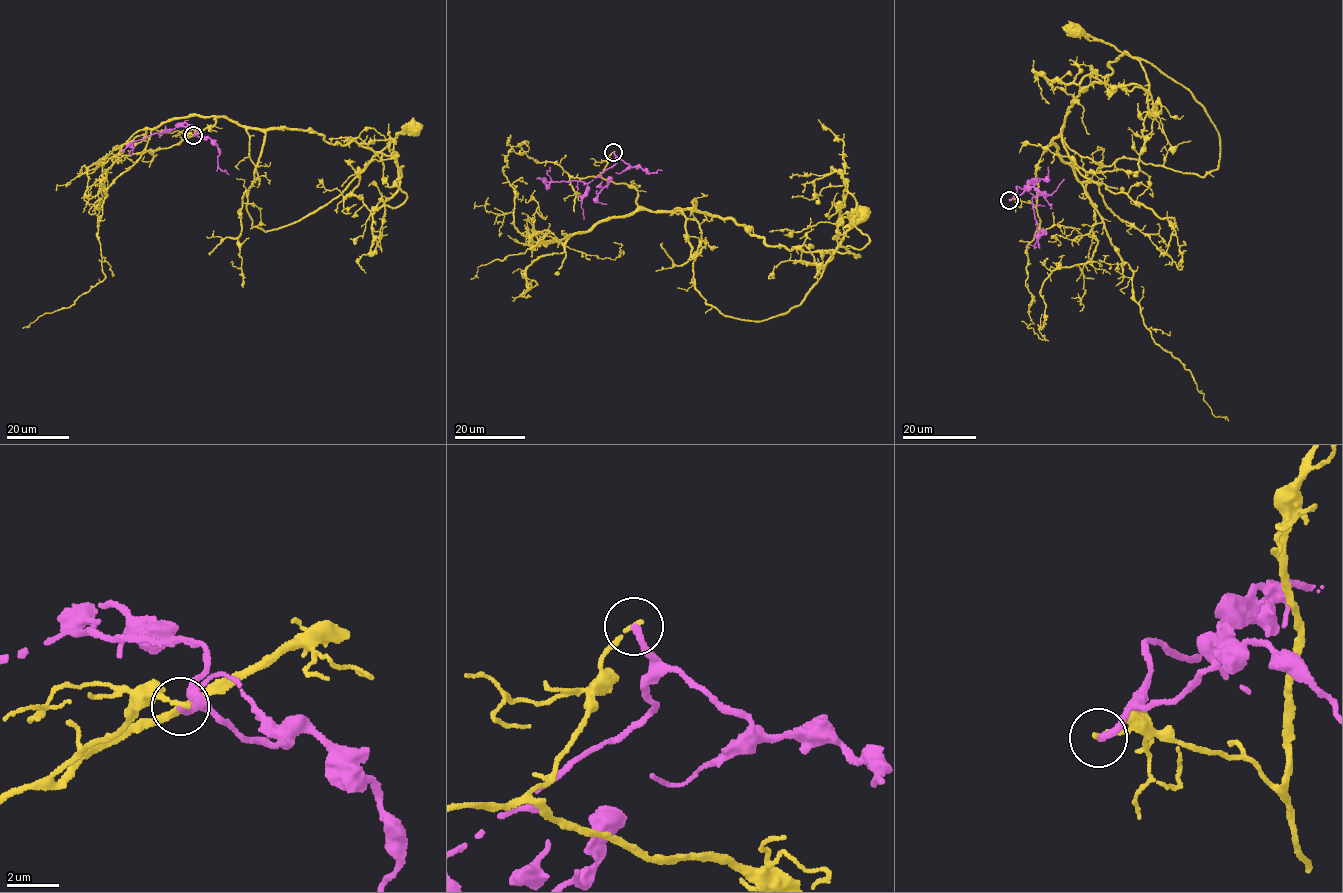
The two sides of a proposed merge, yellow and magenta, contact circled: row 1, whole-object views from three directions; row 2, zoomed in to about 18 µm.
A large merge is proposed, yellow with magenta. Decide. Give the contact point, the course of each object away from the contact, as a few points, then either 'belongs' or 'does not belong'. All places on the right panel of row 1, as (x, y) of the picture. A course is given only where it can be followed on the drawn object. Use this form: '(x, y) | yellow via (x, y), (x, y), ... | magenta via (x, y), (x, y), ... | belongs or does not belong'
(1009, 200) | yellow via (1009, 200), (1036, 206), (1058, 134), (1104, 166), (1217, 167), (1219, 135), (1190, 91), (1075, 31) | magenta via (1009, 200), (1018, 186), (1033, 196), (1032, 208), (1037, 231), (1042, 231), (1034, 249), (1029, 244) | does not belong

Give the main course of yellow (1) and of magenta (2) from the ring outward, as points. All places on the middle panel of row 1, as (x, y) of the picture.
1: (613, 151), (600, 176), (635, 188), (638, 206), (695, 220), (694, 287), (741, 320), (799, 305), (858, 215)
2: (613, 151), (616, 162), (587, 183), (572, 180), (547, 181), (546, 184), (550, 182), (547, 174), (550, 167)

